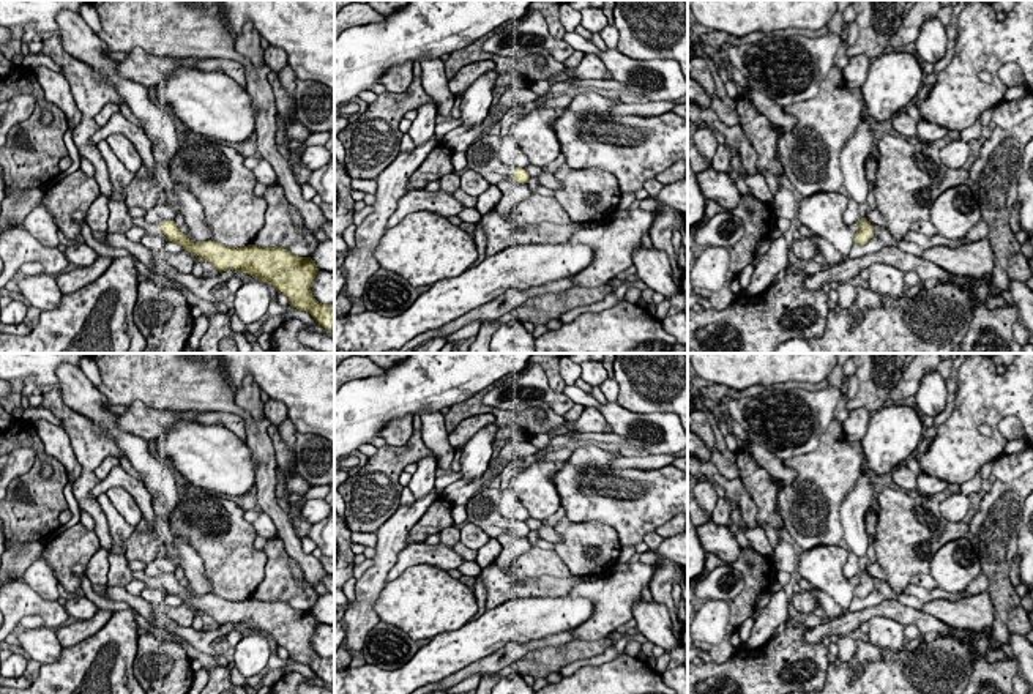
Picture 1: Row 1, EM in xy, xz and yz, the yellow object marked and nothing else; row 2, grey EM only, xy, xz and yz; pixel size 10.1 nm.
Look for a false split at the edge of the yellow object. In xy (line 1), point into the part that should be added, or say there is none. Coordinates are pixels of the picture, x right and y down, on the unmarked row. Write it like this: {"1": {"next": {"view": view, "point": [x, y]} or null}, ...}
{"1": {"next": {"view": "xy", "point": [152, 582]}}}

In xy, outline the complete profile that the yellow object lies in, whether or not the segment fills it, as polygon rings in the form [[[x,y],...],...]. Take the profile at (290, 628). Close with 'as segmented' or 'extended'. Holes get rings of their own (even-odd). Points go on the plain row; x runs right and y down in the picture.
[[[132,571],[132,577],[144,580],[148,588],[166,588],[167,595],[183,599],[197,612],[210,615],[219,626],[227,623],[244,625],[254,632],[273,637],[278,647],[289,651],[289,658],[309,666],[323,681],[334,685],[334,656],[319,656],[311,639],[317,629],[317,618],[311,610],[298,610],[284,601],[229,601],[216,595],[194,596],[175,574],[148,577],[144,571]]]; extended

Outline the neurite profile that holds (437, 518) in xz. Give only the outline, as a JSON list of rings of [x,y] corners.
[[[438,497],[410,530],[407,544],[424,543],[431,535],[456,527],[451,511],[453,505],[445,497]]]

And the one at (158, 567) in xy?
[[[155,558],[153,562],[145,565],[145,576],[148,577],[161,577],[162,574],[175,574],[177,565],[169,562],[167,558]]]

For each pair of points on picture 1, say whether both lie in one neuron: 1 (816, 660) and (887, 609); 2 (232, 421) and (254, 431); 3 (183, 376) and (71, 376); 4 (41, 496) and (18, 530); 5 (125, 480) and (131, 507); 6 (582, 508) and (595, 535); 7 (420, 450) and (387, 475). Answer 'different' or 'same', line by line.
1: different
2: different
3: different
4: same
5: different
6: different
7: same

